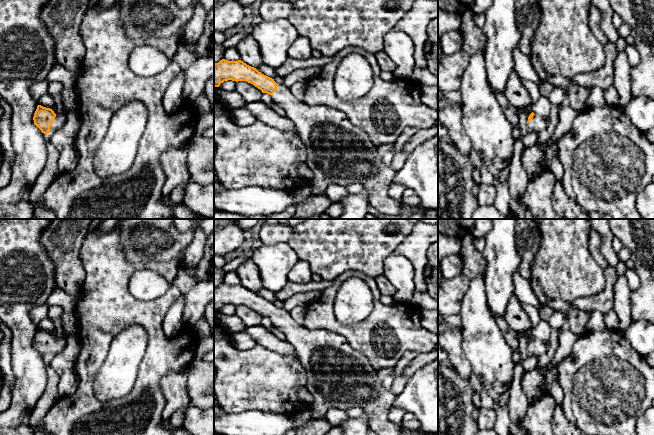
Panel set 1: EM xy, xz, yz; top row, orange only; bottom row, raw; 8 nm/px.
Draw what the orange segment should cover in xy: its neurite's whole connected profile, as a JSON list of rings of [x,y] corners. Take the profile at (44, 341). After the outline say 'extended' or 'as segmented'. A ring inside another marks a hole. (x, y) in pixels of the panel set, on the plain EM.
[[[41,329],[37,330],[33,344],[34,348],[46,359],[60,353],[66,347],[65,338],[56,339],[52,333]]]; extended

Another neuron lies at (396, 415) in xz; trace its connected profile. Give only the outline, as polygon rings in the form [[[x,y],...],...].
[[[392,408],[389,412],[389,419],[397,426],[402,426],[405,412],[400,408]]]

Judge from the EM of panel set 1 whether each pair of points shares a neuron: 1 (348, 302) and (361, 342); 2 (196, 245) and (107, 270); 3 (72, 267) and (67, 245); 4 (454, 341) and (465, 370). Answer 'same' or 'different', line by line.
1: different
2: different
3: same
4: same

